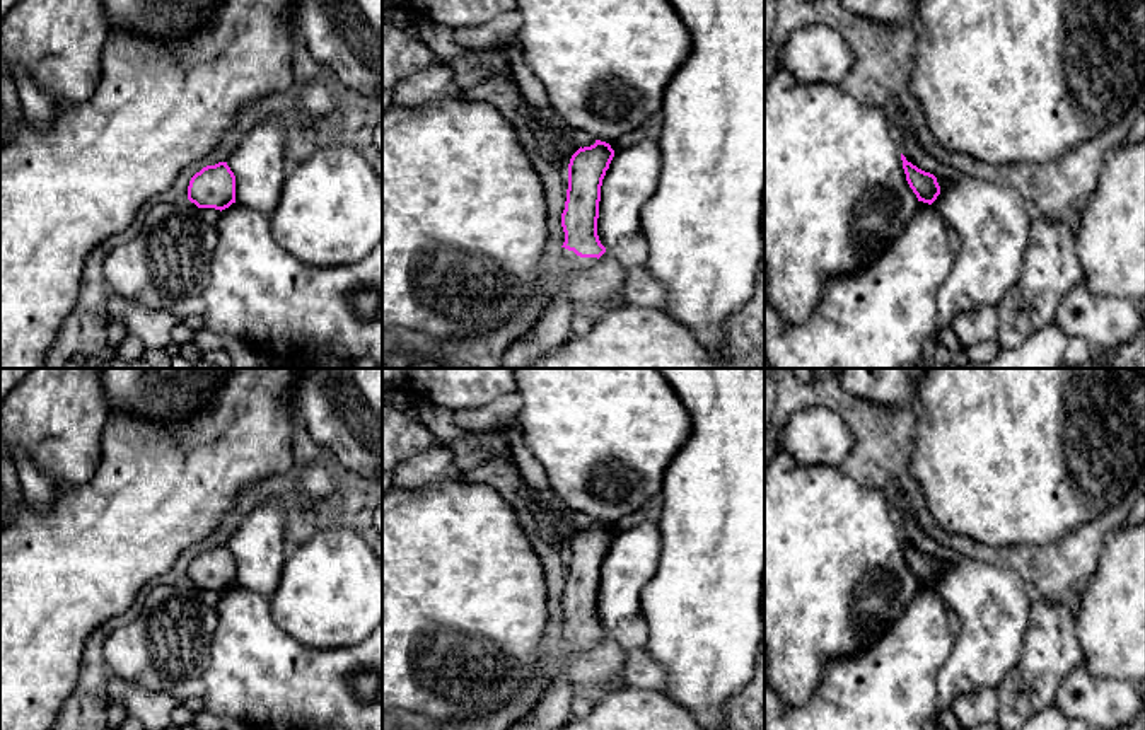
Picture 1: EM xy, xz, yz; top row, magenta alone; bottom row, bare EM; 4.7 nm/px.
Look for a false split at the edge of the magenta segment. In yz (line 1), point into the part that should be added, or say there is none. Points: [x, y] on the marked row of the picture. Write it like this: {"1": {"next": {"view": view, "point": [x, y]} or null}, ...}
{"1": {"next": null}}

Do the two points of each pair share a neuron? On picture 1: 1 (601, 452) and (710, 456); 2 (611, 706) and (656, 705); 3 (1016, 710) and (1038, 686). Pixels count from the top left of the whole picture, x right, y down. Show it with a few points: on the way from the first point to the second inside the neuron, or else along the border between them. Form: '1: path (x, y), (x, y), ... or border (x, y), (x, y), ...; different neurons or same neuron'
1: border (690, 417), (690, 435), (666, 469), (661, 492); different neurons
2: path (621, 706), (645, 706); same neuron
3: path (1019, 705), (1033, 691); same neuron

